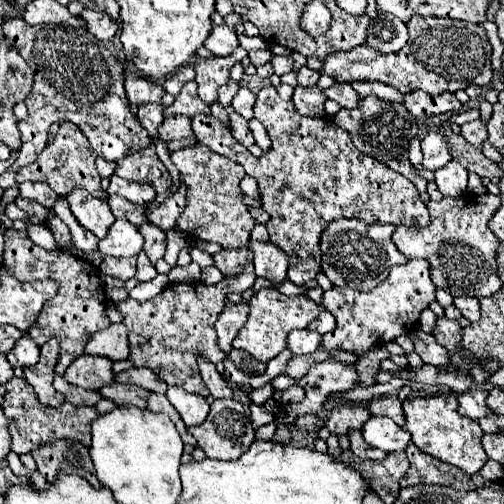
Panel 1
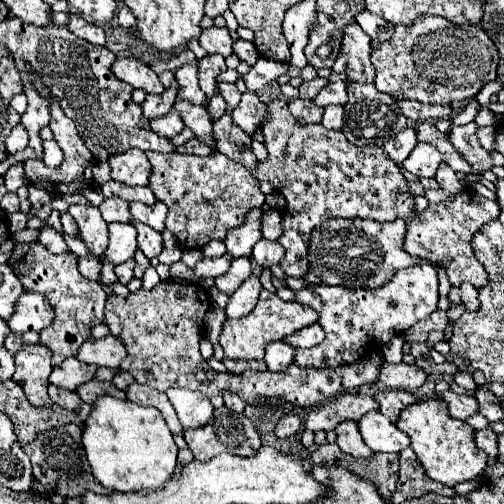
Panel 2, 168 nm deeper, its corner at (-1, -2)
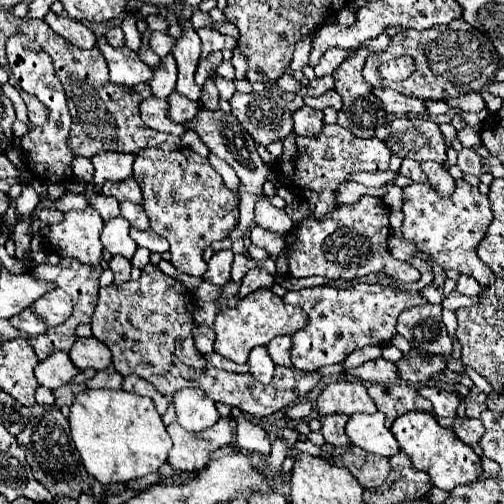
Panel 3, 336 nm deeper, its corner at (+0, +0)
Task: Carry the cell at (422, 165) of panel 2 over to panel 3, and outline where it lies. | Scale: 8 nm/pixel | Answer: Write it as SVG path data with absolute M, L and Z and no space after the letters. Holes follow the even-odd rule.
M403 159L399 173L409 177L415 183L425 183L427 181L427 175L421 171L421 165L417 161L413 161L413 159Z

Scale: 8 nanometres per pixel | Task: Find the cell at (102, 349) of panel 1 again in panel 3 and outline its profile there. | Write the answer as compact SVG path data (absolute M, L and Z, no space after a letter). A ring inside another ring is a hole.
M95 337L77 339L69 351L69 359L77 369L107 369L111 365L111 353L105 345L99 345Z

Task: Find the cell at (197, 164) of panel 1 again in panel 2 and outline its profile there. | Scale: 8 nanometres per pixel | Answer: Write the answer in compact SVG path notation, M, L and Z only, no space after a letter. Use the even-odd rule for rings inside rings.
M146 153L152 163L152 175L150 175L150 189L154 195L168 205L168 217L166 217L166 229L178 239L178 243L184 249L196 249L204 247L212 239L224 239L230 229L240 227L244 223L244 215L252 211L252 207L264 205L264 195L258 189L258 181L250 175L246 167L240 167L240 163L228 159L220 153L210 153L206 157L200 155L180 155L180 153Z

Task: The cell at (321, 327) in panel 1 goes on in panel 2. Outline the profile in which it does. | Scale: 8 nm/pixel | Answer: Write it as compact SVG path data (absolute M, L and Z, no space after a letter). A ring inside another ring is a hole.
M314 323L314 325L308 325L308 327L296 331L294 335L288 335L284 341L288 341L290 345L294 345L298 349L314 347L324 341L324 329L320 327L320 323Z

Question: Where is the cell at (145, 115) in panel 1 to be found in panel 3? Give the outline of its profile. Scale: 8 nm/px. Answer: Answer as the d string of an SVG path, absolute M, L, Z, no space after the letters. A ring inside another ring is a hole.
M169 53L161 63L153 69L153 81L149 83L153 89L153 95L159 99L167 99L171 91L175 91L177 83L177 65L175 57Z

